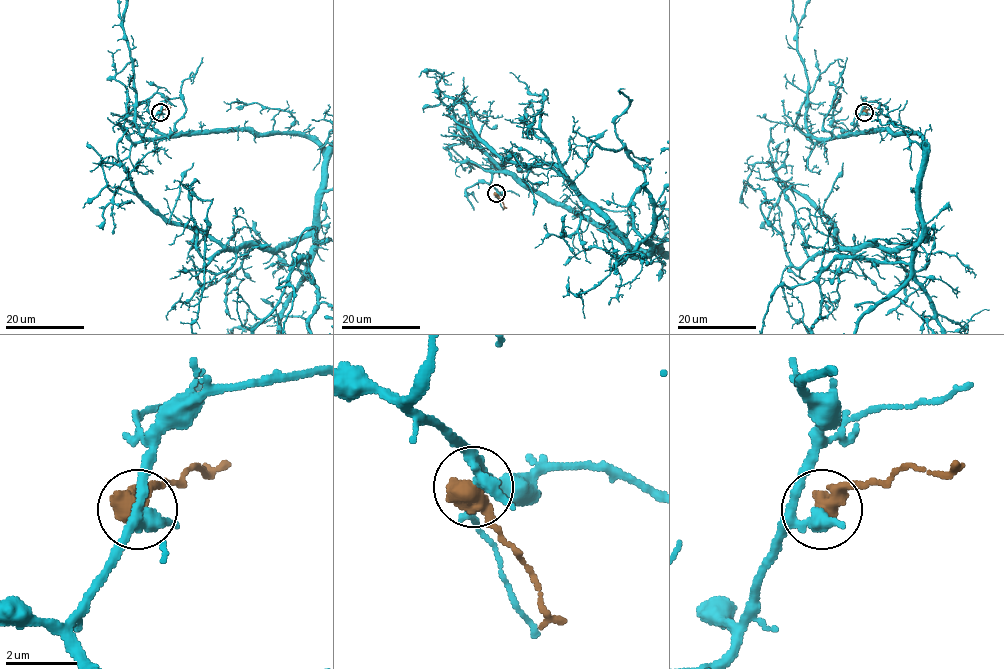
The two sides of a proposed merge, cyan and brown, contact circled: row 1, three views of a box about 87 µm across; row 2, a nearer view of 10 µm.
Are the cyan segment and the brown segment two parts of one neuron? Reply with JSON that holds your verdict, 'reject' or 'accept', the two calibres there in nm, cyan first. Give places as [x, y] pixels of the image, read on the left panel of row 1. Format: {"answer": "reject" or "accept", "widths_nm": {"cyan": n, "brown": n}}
{"answer": "reject", "widths_nm": {"cyan": 240, "brown": 650}}

